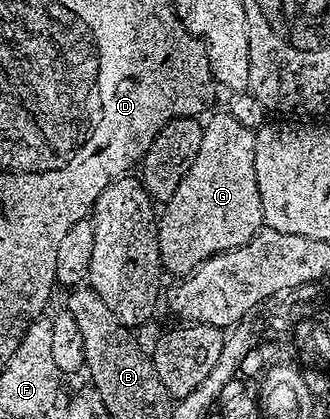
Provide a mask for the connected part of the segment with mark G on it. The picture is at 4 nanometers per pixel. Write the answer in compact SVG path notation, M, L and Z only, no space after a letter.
M219 112L215 118L205 119L200 140L200 152L196 152L196 160L192 160L192 168L180 180L180 188L172 196L172 200L164 203L163 212L157 219L158 254L162 265L177 276L193 274L202 262L208 261L214 254L223 254L237 246L242 246L252 236L263 229L262 201L260 188L256 184L256 160L254 159L255 131L244 128L240 120L232 120L232 116Z

